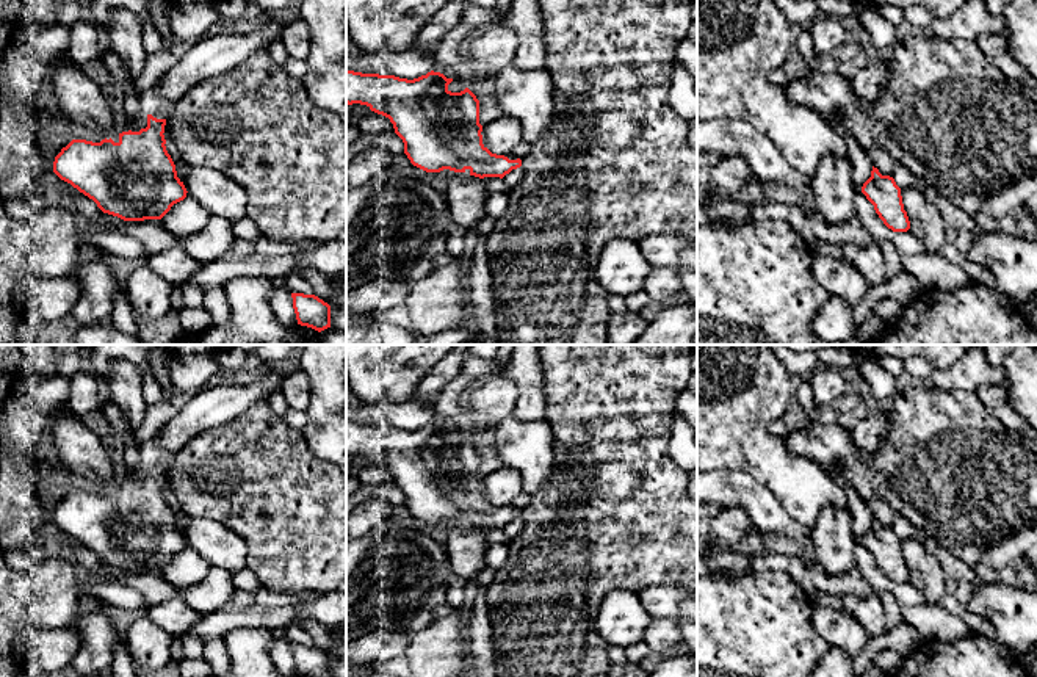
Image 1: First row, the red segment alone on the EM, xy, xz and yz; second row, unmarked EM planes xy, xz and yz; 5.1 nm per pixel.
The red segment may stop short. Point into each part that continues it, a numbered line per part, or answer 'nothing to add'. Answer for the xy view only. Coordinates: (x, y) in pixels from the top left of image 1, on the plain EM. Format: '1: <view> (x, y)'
1: xy (213, 405)

